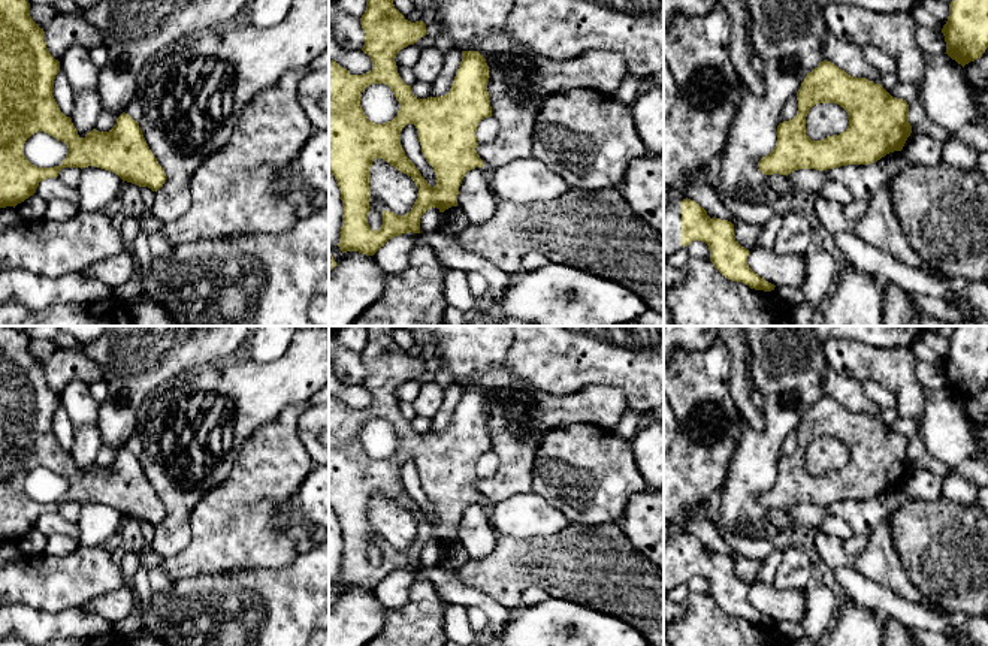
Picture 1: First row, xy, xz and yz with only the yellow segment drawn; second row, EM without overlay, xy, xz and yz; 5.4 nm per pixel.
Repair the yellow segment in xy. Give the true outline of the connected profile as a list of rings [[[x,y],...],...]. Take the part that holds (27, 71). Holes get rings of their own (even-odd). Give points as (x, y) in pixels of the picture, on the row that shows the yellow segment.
[[[0,0],[0,208],[16,206],[36,193],[40,181],[57,178],[63,167],[96,166],[118,175],[123,182],[157,191],[166,182],[166,173],[149,150],[139,123],[123,112],[109,132],[93,129],[81,138],[54,96],[54,79],[60,72],[45,42],[45,31],[30,16],[27,0]],[[45,132],[67,145],[69,151],[60,166],[37,167],[24,156],[25,141]]]

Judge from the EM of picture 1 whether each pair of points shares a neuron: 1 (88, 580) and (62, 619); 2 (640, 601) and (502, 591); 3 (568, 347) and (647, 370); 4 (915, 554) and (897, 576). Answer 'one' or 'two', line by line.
1: two
2: one
3: one
4: two

